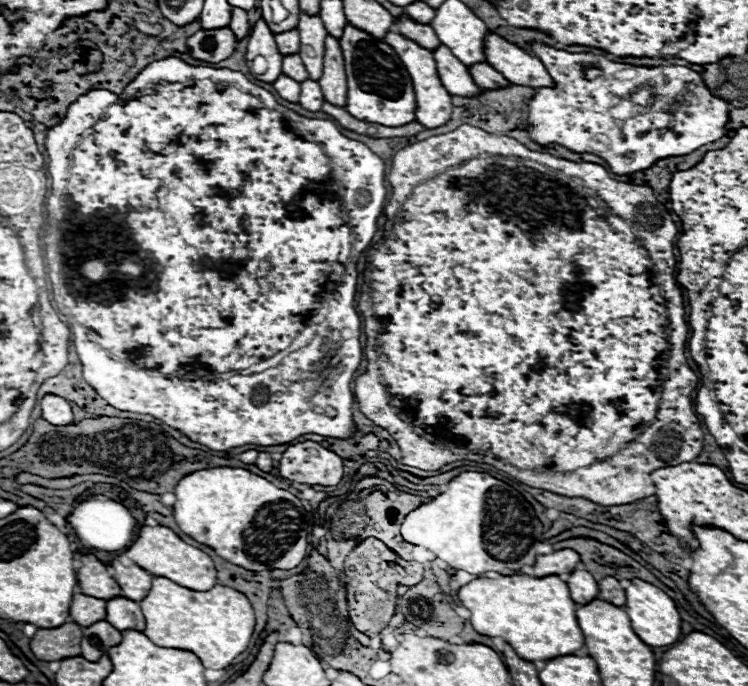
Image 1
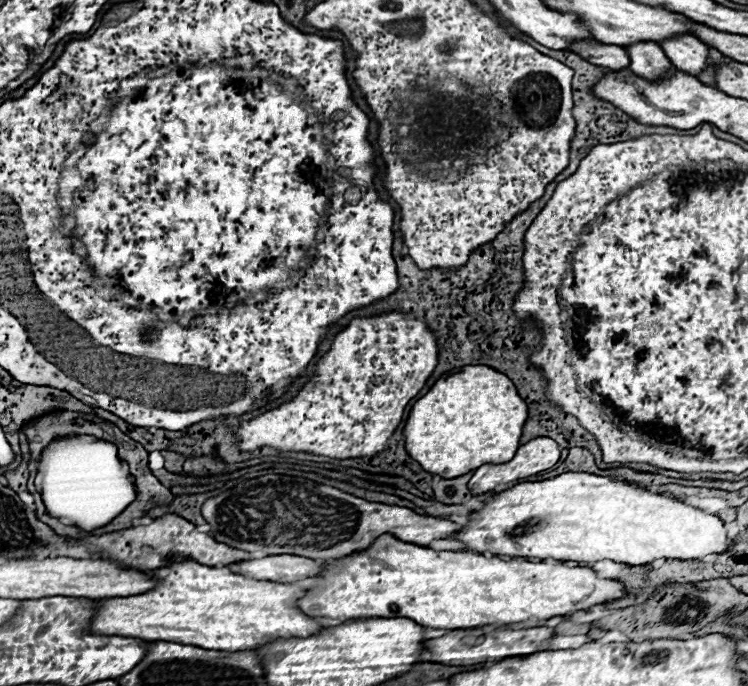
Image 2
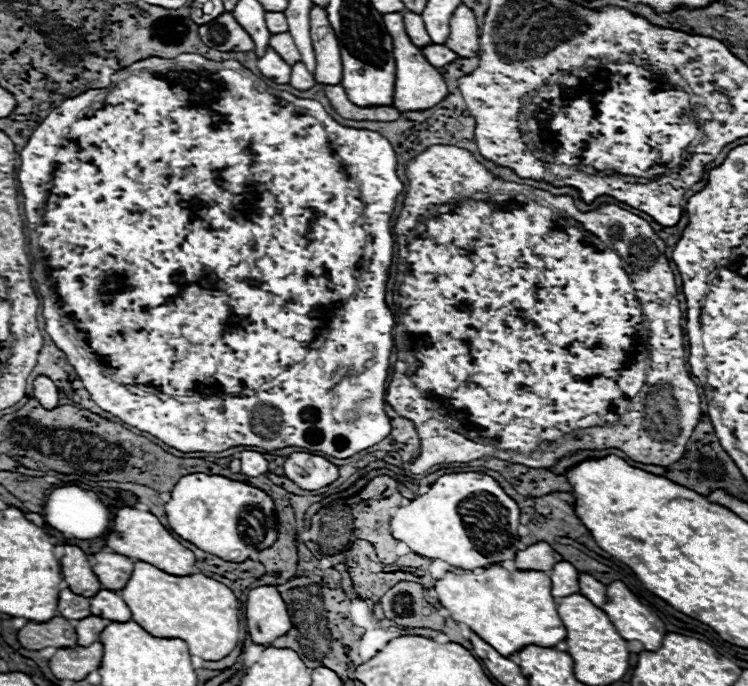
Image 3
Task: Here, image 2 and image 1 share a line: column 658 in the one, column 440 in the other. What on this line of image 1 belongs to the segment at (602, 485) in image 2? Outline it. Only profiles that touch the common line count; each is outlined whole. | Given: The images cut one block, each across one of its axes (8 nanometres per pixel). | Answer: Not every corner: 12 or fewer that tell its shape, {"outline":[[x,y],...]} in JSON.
{"outline":[[462,472],[402,538],[474,576],[536,562],[534,508]]}

